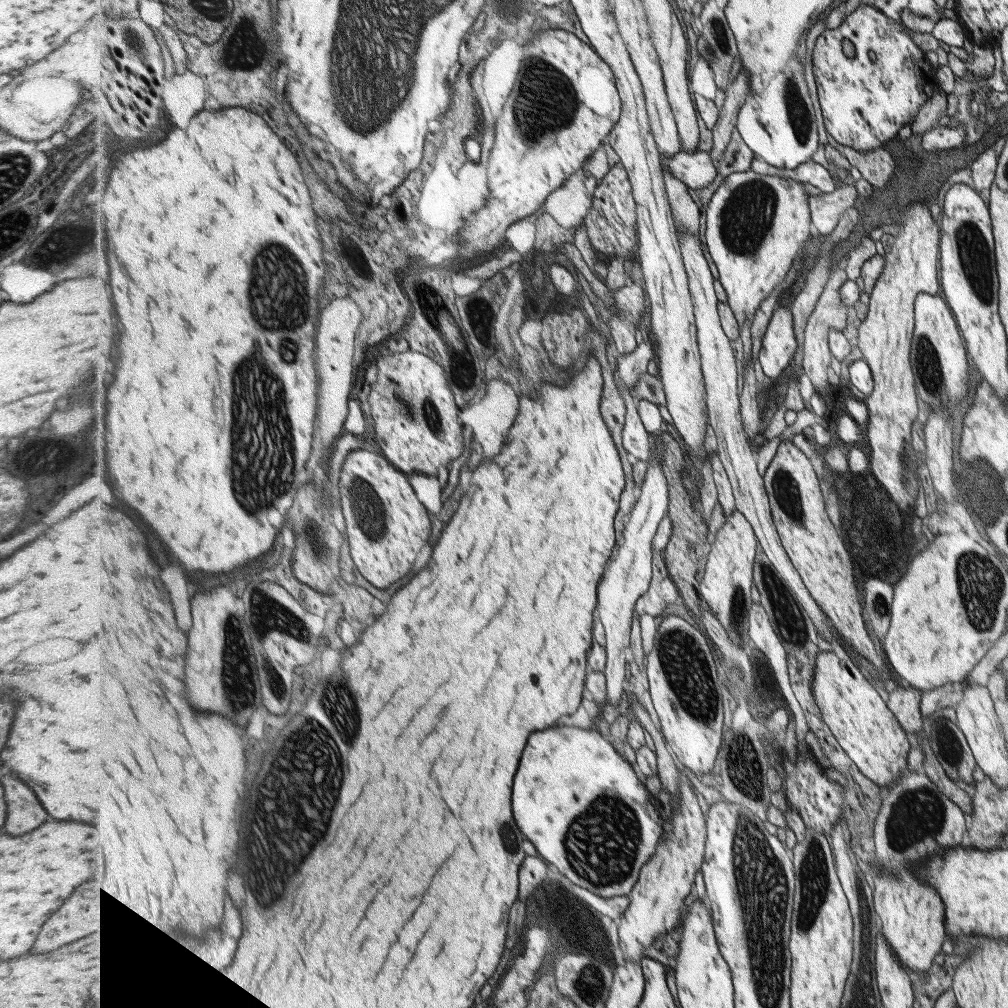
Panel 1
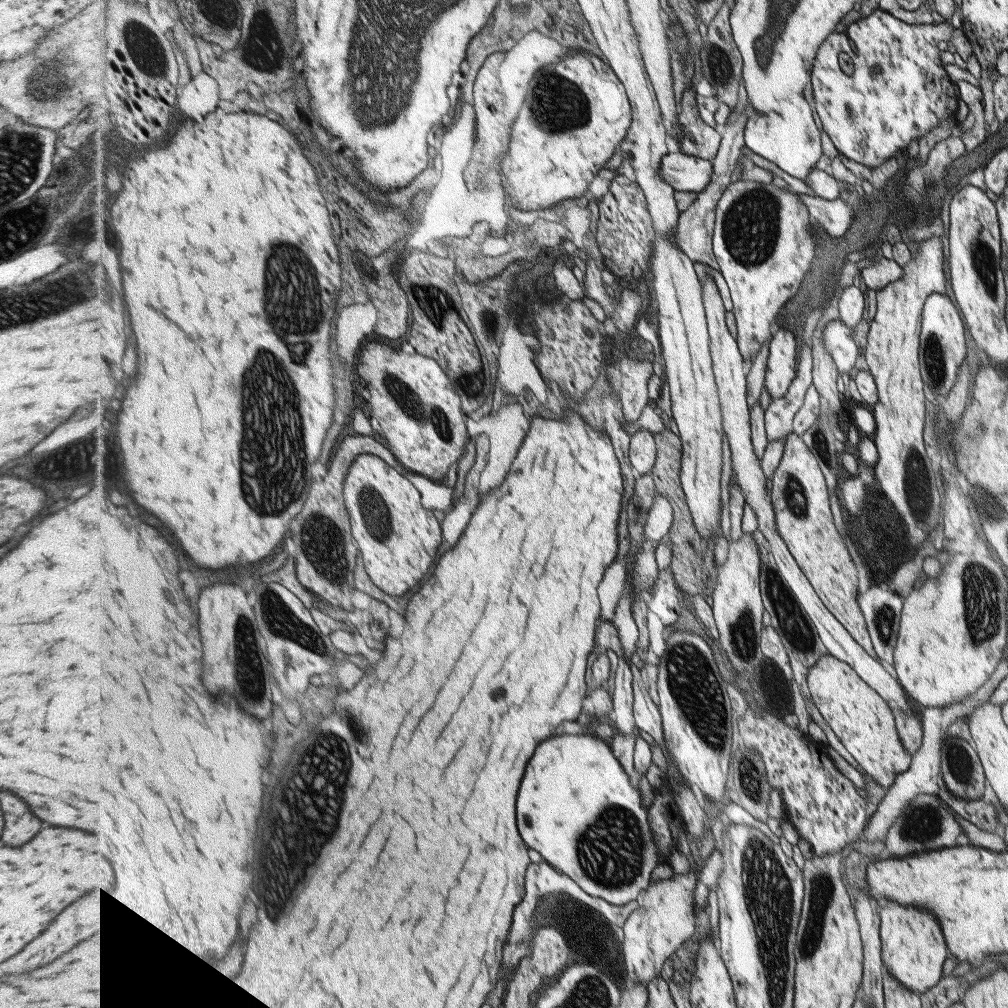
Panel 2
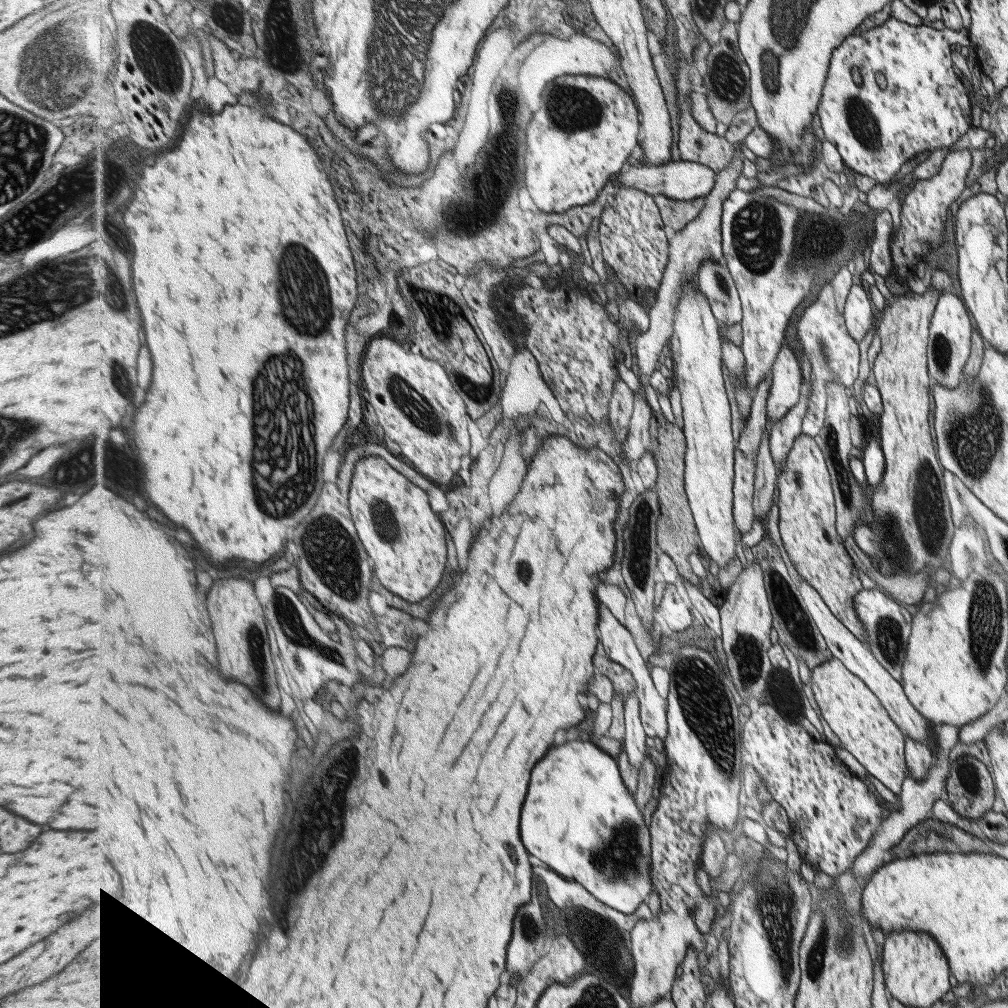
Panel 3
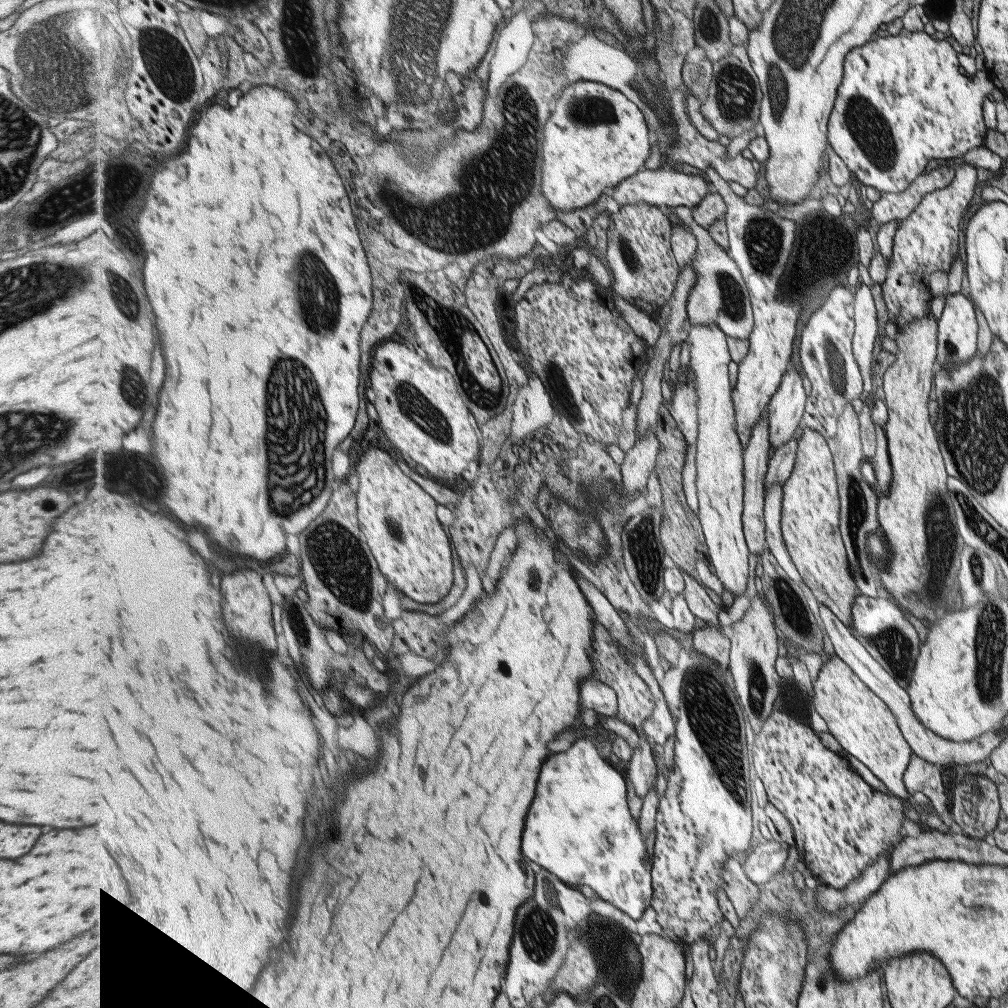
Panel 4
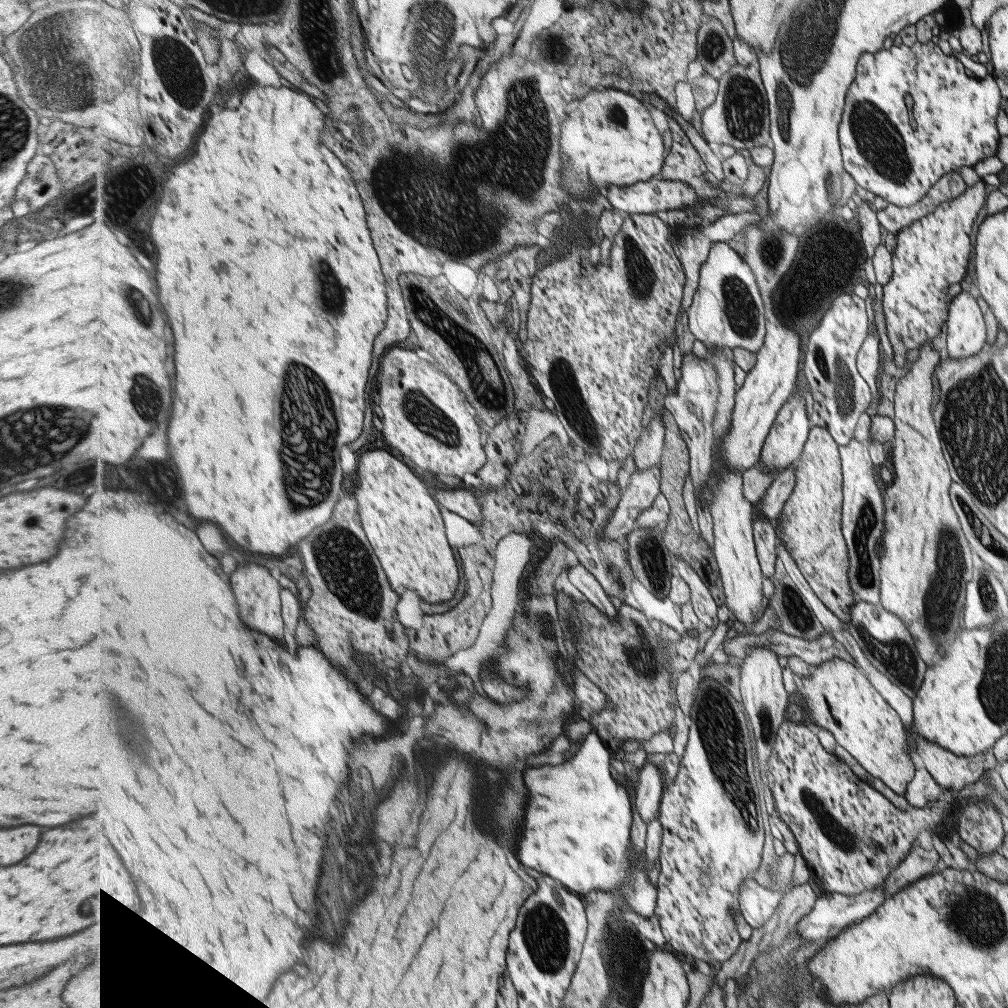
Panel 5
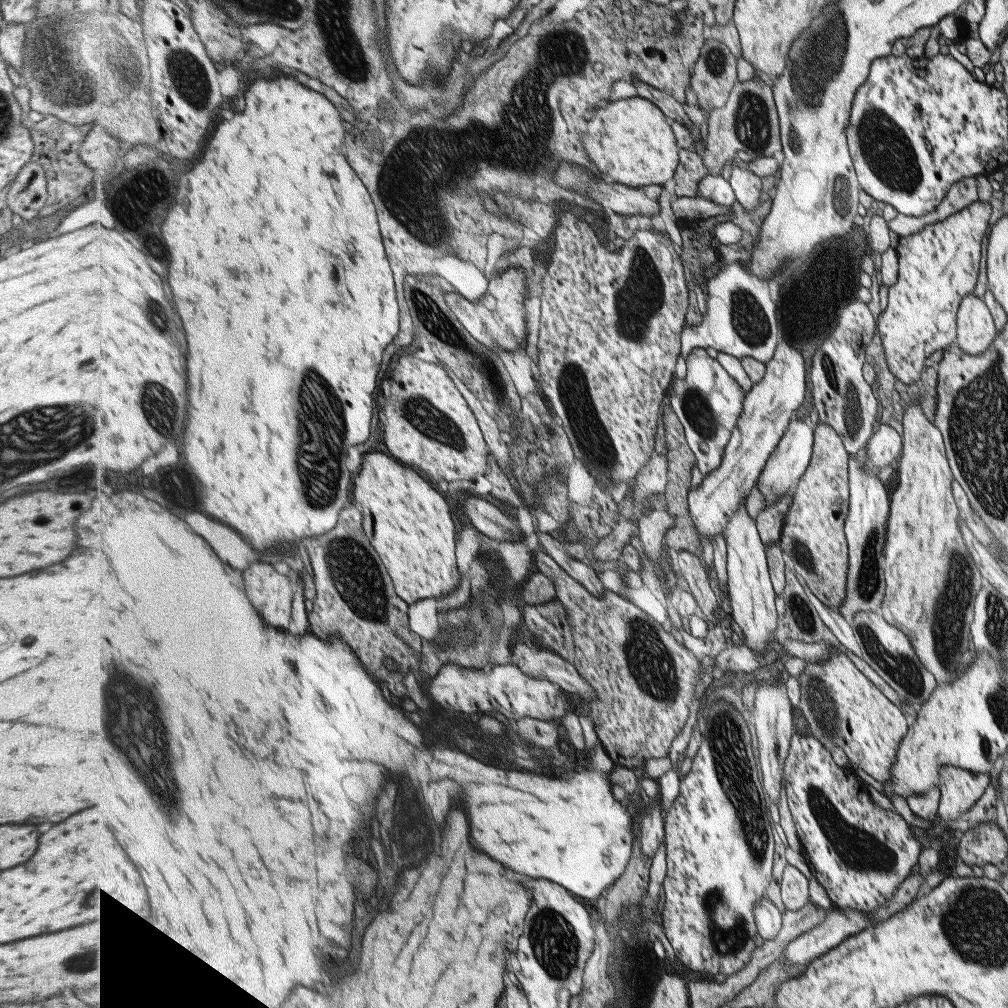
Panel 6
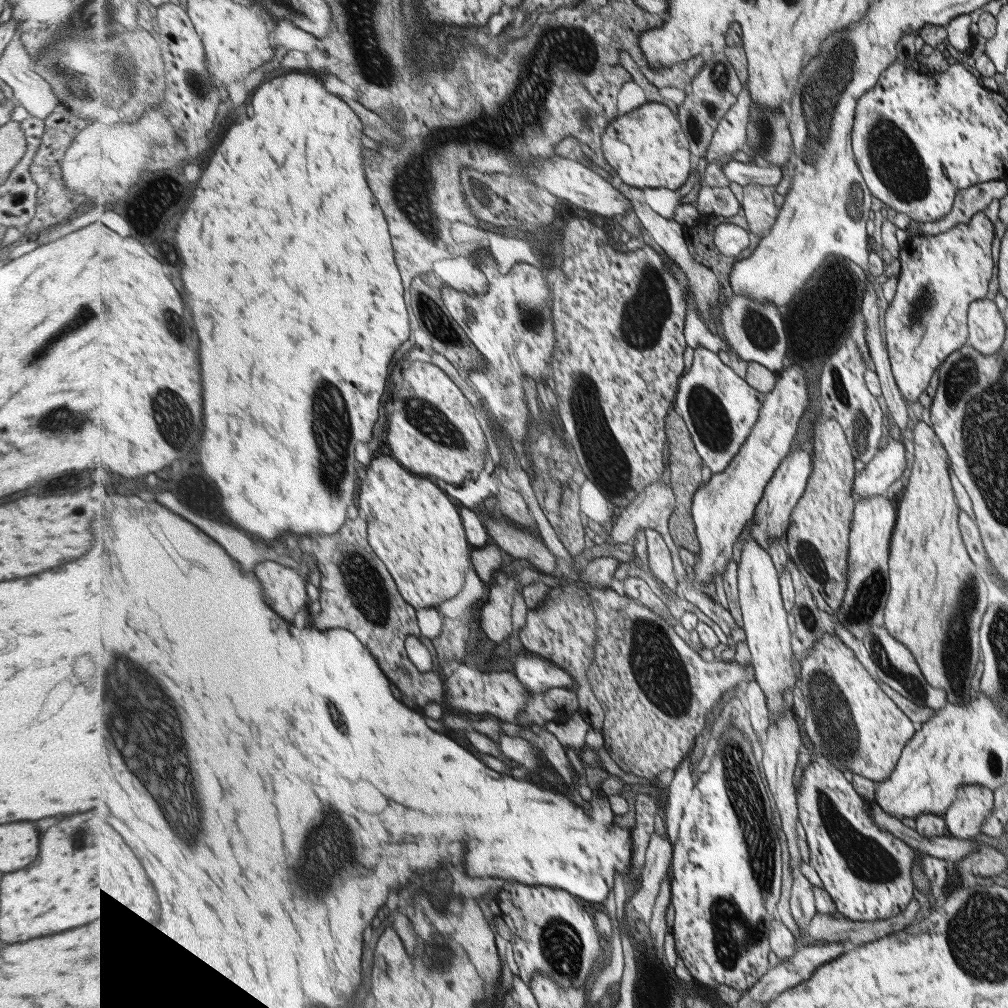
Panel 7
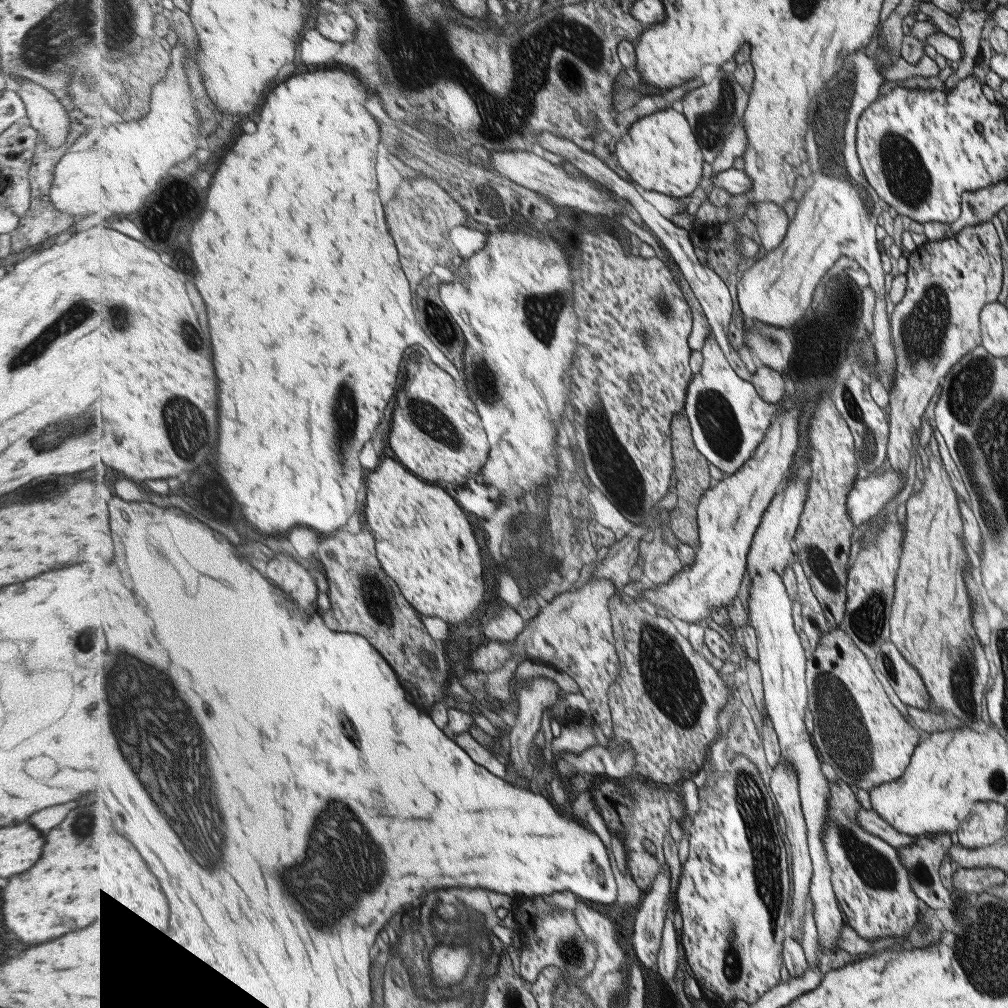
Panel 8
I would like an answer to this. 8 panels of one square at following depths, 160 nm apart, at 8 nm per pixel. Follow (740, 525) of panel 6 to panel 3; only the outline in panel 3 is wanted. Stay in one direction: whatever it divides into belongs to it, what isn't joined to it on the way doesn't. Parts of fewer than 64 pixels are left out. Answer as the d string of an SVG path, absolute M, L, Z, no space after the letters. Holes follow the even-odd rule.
M694 277L684 286L684 293L678 304L676 314L675 334L670 341L671 352L676 366L677 384L681 392L681 406L683 408L684 432L688 442L686 450L686 491L690 500L690 507L703 549L709 559L713 560L721 569L737 557L737 526L734 517L734 486L736 477L735 436L733 436L733 416L731 416L731 402L727 394L725 374L723 374L724 346L722 345L723 326L711 312L711 304L707 296L697 288Z

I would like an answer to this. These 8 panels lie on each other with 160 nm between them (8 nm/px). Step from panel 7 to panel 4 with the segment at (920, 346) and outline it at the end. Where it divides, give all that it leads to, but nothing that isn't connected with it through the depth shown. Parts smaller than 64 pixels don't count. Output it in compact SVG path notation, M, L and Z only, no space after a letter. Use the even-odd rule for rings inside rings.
M967 163L958 164L957 169L954 169L953 180L945 188L928 192L912 213L897 223L892 240L892 253L887 260L885 280L880 287L888 320L898 328L929 314L929 306L923 306L923 302L929 302L931 294L913 292L913 288L927 288L927 280L923 280L925 276L936 270L949 270L953 262L951 258L957 254L959 220L967 210L975 190L975 169Z

